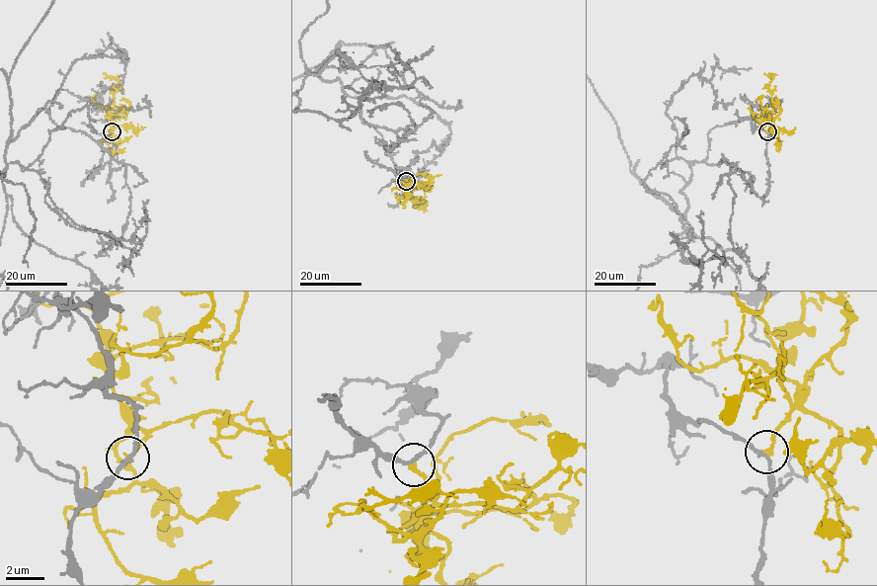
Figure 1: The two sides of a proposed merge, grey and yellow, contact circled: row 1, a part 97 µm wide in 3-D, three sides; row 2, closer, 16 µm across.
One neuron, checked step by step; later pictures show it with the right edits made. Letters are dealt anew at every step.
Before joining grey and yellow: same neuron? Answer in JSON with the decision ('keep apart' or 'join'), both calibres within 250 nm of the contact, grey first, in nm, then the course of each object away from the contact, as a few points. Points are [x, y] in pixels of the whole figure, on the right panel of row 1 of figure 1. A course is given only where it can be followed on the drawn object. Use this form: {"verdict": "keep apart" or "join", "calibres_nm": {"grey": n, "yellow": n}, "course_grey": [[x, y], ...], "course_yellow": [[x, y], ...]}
{"verdict": "keep apart", "calibres_nm": {"grey": 180, "yellow": 240}, "course_grey": [[767, 131], [752, 118], [711, 129], [707, 157], [689, 164], [679, 214], [630, 170]], "course_yellow": [[767, 131], [772, 121], [769, 119], [773, 107], [768, 88], [773, 75], [764, 73]]}

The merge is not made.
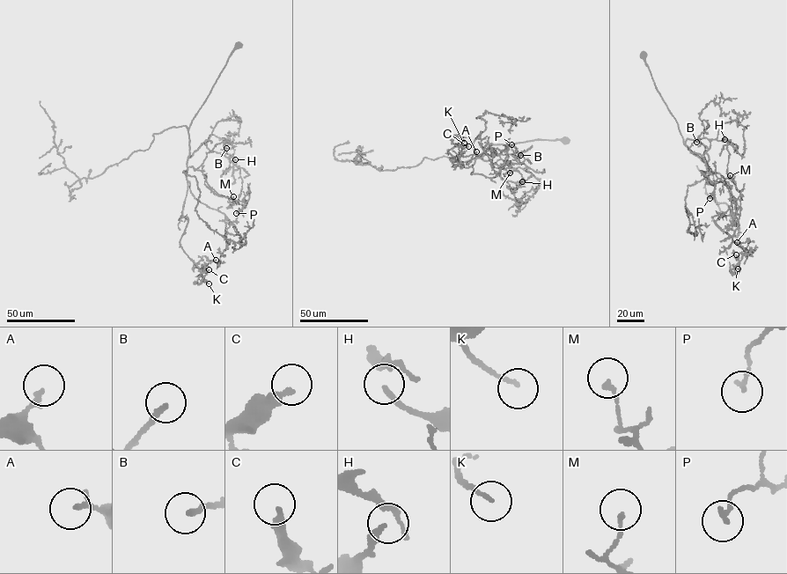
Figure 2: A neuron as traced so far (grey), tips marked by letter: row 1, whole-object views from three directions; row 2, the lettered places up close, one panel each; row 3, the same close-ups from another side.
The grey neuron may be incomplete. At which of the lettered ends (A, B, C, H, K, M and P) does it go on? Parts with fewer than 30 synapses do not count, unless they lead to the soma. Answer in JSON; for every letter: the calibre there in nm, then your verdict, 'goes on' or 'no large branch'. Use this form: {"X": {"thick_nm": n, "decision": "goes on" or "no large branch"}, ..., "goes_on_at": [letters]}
{"A": {"thick_nm": 200, "decision": "no large branch"}, "B": {"thick_nm": 170, "decision": "no large branch"}, "C": {"thick_nm": 280, "decision": "no large branch"}, "H": {"thick_nm": 130, "decision": "goes on"}, "K": {"thick_nm": 120, "decision": "no large branch"}, "M": {"thick_nm": 140, "decision": "no large branch"}, "P": {"thick_nm": 150, "decision": "no large branch"}, "goes_on_at": ["H"]}

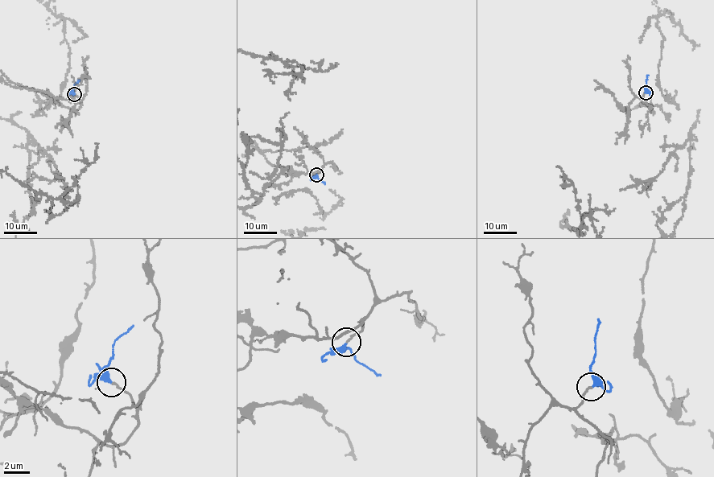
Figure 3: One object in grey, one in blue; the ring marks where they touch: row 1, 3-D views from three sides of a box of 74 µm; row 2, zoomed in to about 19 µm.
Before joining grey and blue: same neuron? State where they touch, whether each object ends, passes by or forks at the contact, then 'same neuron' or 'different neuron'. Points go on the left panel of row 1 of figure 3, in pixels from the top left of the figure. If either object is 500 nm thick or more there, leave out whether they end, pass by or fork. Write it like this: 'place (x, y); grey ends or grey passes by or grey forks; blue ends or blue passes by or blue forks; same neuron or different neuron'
place (74, 94); grey ends; blue ends; same neuron

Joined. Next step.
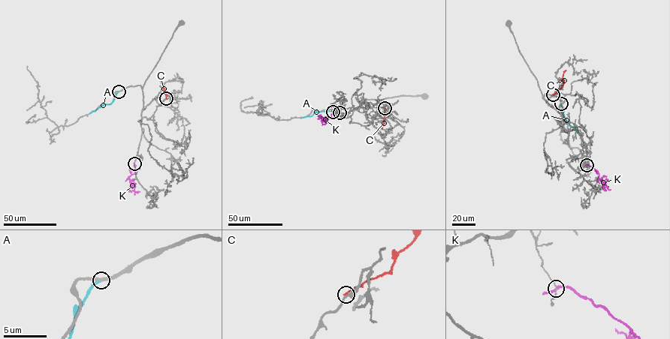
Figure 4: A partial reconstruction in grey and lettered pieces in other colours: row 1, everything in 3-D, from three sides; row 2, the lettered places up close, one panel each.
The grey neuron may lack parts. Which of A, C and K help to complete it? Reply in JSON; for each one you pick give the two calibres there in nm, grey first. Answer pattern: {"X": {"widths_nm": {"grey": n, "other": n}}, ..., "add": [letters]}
{"add": []}

